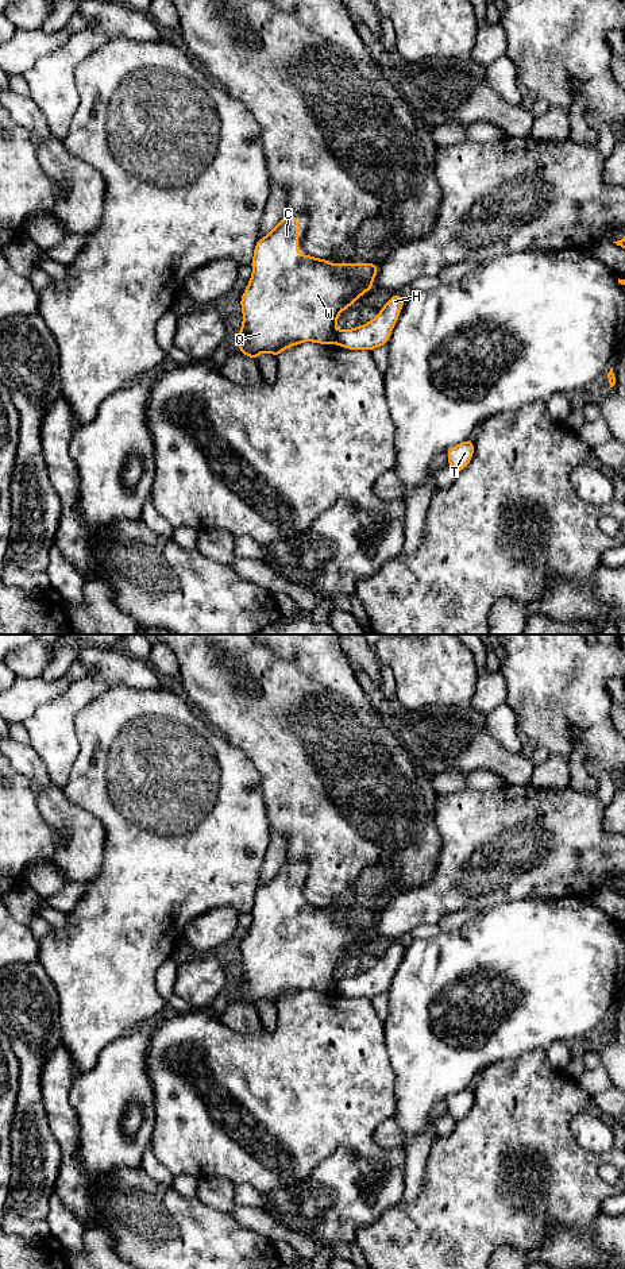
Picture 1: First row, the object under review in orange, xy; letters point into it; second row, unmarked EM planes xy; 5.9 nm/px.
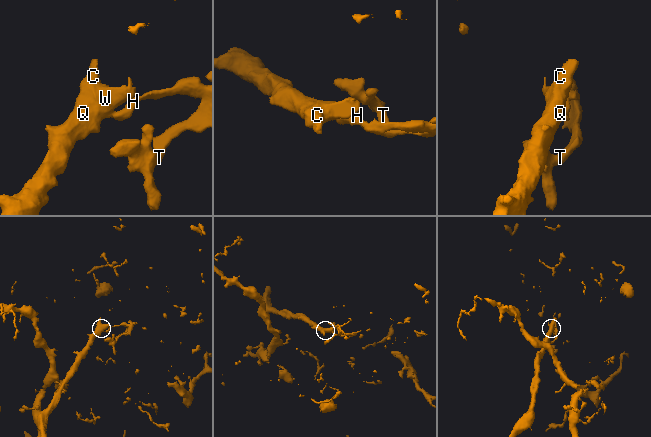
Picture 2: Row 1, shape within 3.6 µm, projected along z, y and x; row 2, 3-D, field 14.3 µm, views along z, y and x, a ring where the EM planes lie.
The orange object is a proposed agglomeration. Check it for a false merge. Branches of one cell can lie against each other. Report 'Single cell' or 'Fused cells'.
Fused cells

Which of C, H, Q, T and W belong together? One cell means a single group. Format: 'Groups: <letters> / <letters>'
Groups: C Q W / H T

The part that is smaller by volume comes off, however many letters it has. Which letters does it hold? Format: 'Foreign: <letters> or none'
Foreign: C, Q, W

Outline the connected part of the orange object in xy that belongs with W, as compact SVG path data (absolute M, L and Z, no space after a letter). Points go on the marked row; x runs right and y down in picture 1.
M285 215L279 223L258 240L251 261L252 275L240 297L243 324L239 328L238 348L250 359L256 360L261 352L270 352L275 359L285 350L313 342L317 344L333 344L336 320L339 315L366 292L373 290L373 282L379 263L329 263L305 252L298 255L298 216Z

